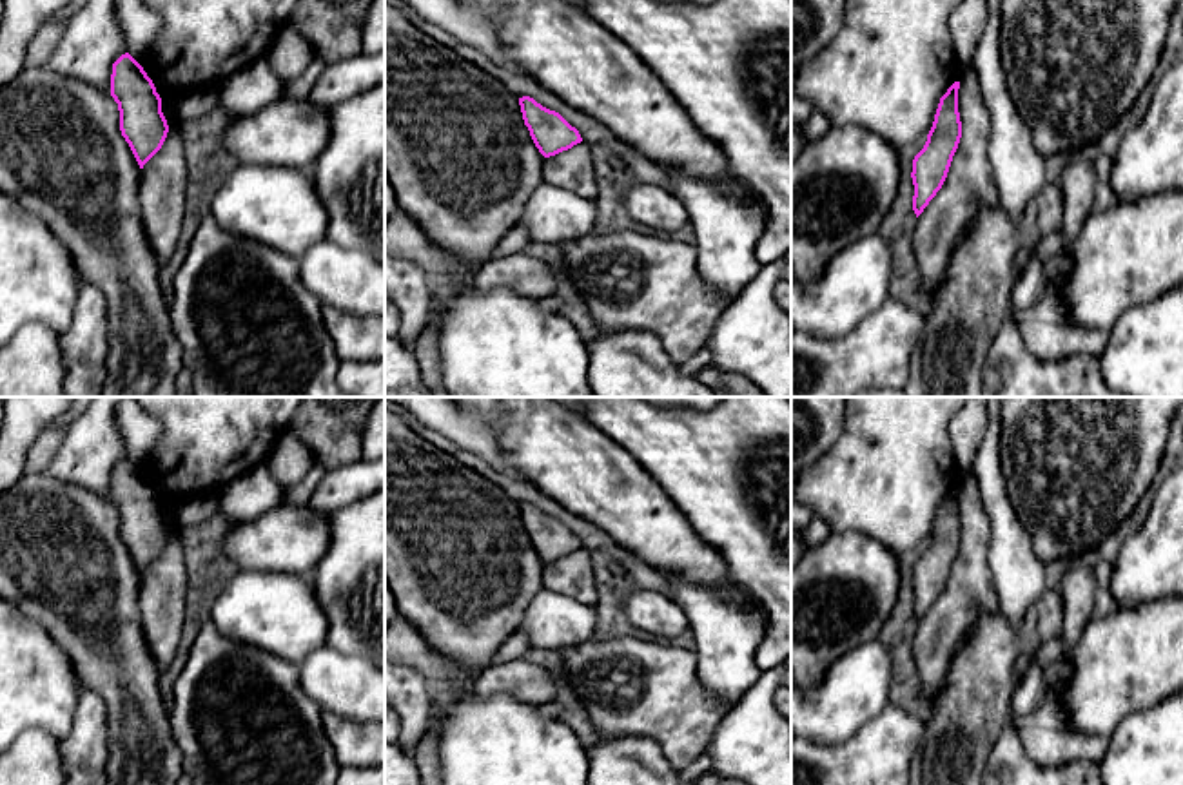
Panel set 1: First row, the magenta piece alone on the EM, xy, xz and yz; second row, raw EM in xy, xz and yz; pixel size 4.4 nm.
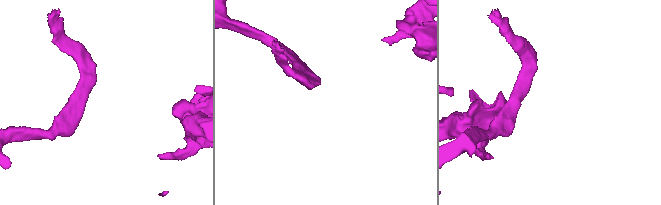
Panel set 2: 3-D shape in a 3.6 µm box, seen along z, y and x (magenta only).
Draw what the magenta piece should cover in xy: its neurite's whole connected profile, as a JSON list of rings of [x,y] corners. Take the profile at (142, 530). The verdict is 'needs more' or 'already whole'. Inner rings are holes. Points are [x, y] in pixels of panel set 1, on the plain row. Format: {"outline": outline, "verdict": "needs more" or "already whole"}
{"outline": [[[129,459],[112,470],[111,502],[118,509],[122,542],[142,575],[140,620],[161,673],[172,664],[181,640],[189,589],[176,506],[161,506]]], "verdict": "needs more"}

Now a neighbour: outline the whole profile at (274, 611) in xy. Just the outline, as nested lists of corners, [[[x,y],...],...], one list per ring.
[[[240,571],[210,609],[218,631],[299,665],[327,645],[328,622],[312,577]]]

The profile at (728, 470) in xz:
[[[586,397],[586,419],[622,446],[655,479],[697,537],[722,553],[731,578],[764,606],[769,627],[755,653],[755,667],[766,673],[787,660],[791,656],[791,397],[722,397],[708,412],[657,408],[639,397]]]

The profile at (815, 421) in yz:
[[[791,397],[791,475],[813,466],[840,437],[846,397]]]

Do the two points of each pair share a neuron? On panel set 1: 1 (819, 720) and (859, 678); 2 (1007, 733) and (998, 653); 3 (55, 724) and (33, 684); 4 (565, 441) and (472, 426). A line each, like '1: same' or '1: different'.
1: same
2: different
3: same
4: different

